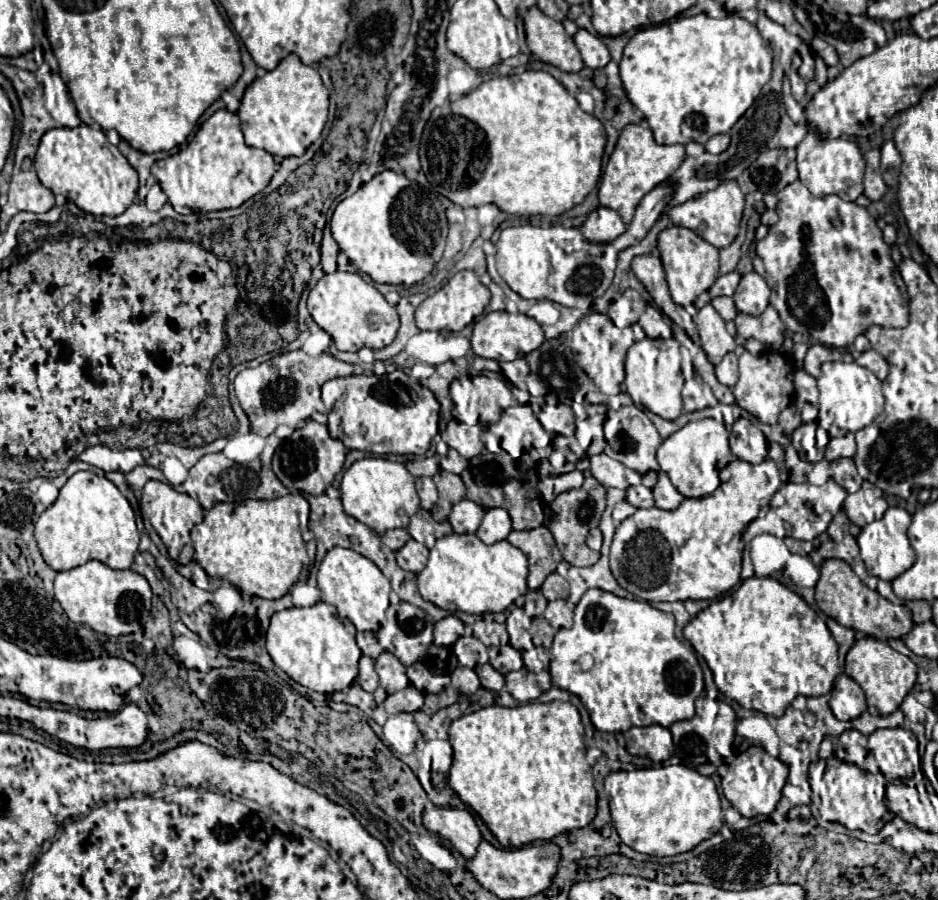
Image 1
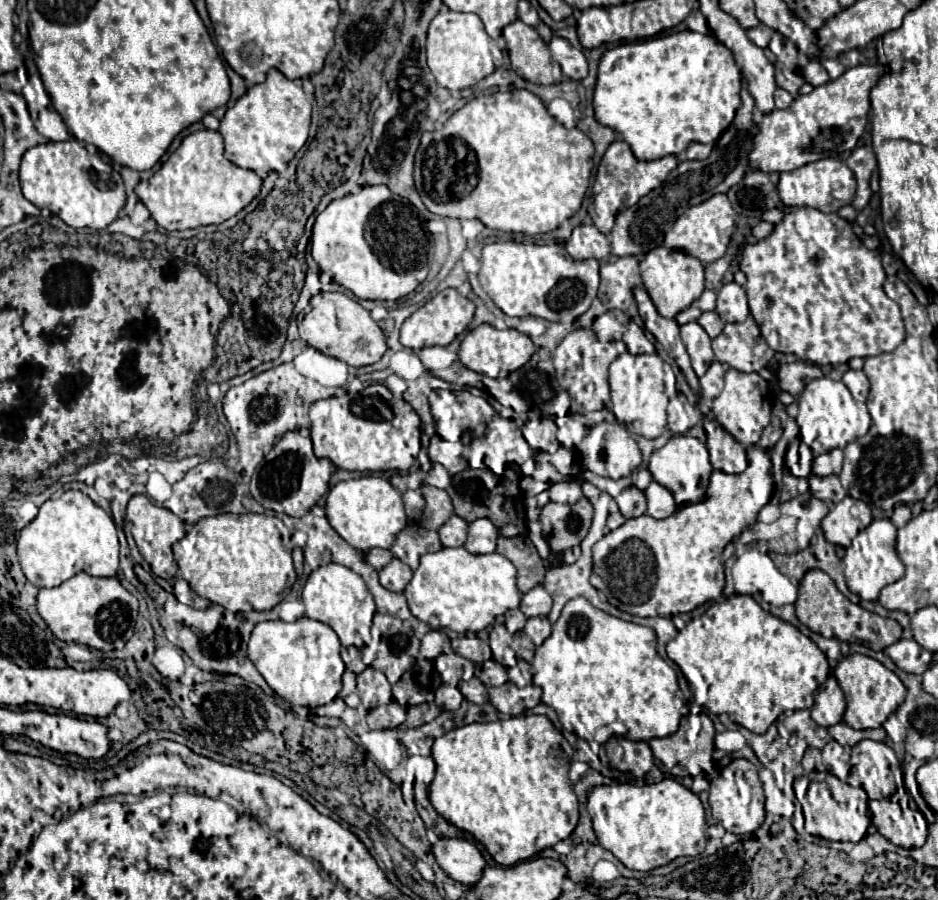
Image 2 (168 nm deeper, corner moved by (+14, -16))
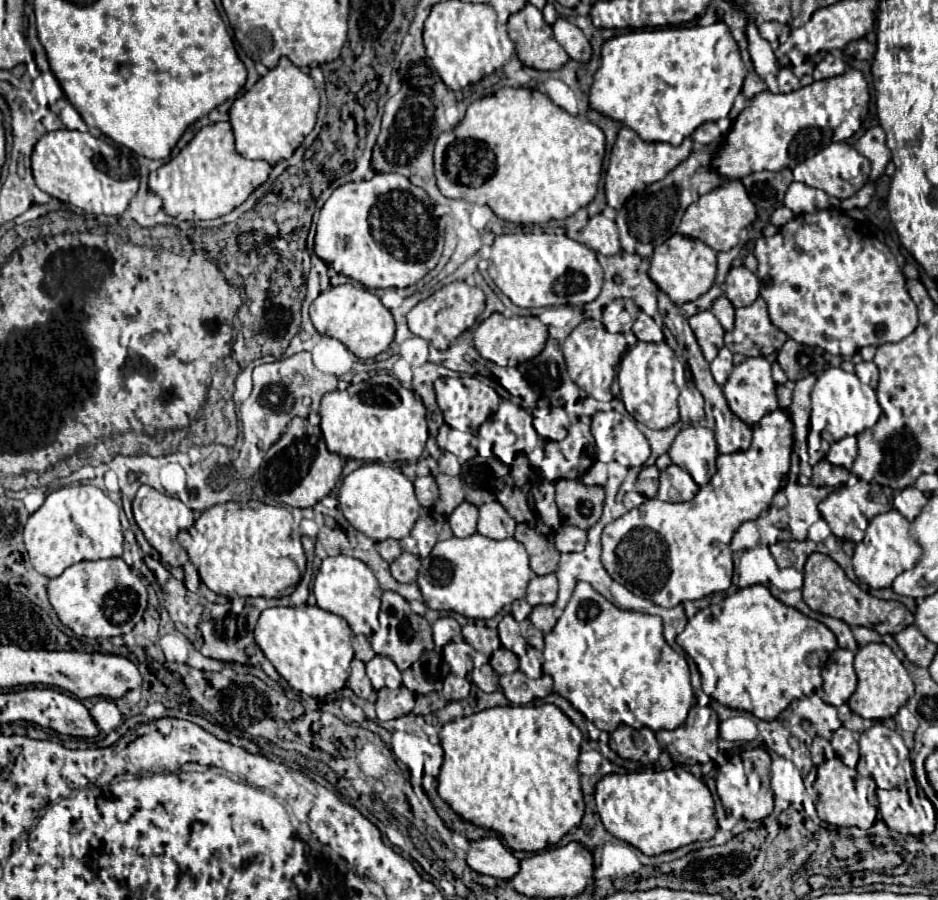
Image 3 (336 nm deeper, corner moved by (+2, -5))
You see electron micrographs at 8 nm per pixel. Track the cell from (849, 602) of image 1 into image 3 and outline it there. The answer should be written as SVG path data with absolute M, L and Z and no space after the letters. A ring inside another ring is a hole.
M811 553L805 561L805 569L803 569L803 601L813 609L819 611L823 615L829 617L837 617L849 625L863 625L863 627L871 627L879 633L897 633L901 631L905 625L913 623L913 615L907 611L905 619L897 625L889 623L889 613L897 607L903 607L899 601L885 600L874 597L868 592L863 591L857 583L853 583L851 579L847 579L847 575L843 573L843 569L825 553Z

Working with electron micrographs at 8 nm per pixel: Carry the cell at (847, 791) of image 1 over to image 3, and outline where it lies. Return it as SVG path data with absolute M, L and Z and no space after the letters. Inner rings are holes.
M837 757L831 761L823 761L817 767L815 789L818 795L815 807L821 821L831 823L835 827L859 827L859 829L869 829L875 823L877 809L867 799L867 781L855 769L843 765Z

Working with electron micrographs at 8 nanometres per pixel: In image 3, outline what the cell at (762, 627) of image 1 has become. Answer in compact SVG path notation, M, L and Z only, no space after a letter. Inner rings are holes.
M751 585L737 589L733 595L727 595L715 613L715 605L709 605L697 611L695 617L687 621L683 633L677 635L677 645L685 649L687 655L697 663L701 671L703 691L717 699L721 705L747 711L763 721L773 721L793 699L807 697L821 689L821 667L829 655L837 649L835 635L819 621L809 619L801 611L775 599L765 585Z

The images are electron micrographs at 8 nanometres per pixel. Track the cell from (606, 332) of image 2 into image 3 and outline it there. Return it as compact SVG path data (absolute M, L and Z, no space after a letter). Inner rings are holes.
M625 299L611 301L605 311L603 311L603 325L609 333L629 333L635 319L637 319L637 309L633 305L627 305Z

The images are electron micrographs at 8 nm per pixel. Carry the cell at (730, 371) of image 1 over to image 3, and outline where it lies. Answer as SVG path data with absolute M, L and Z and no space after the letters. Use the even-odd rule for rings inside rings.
M723 347L723 349L719 349L719 355L711 361L711 373L713 373L715 381L719 385L723 385L731 371L733 371L733 353L727 347Z

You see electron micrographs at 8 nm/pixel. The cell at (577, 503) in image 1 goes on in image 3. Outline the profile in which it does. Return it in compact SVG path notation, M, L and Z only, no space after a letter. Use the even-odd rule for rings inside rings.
M557 479L555 501L561 521L579 529L593 527L603 511L603 487L583 485L579 479Z

